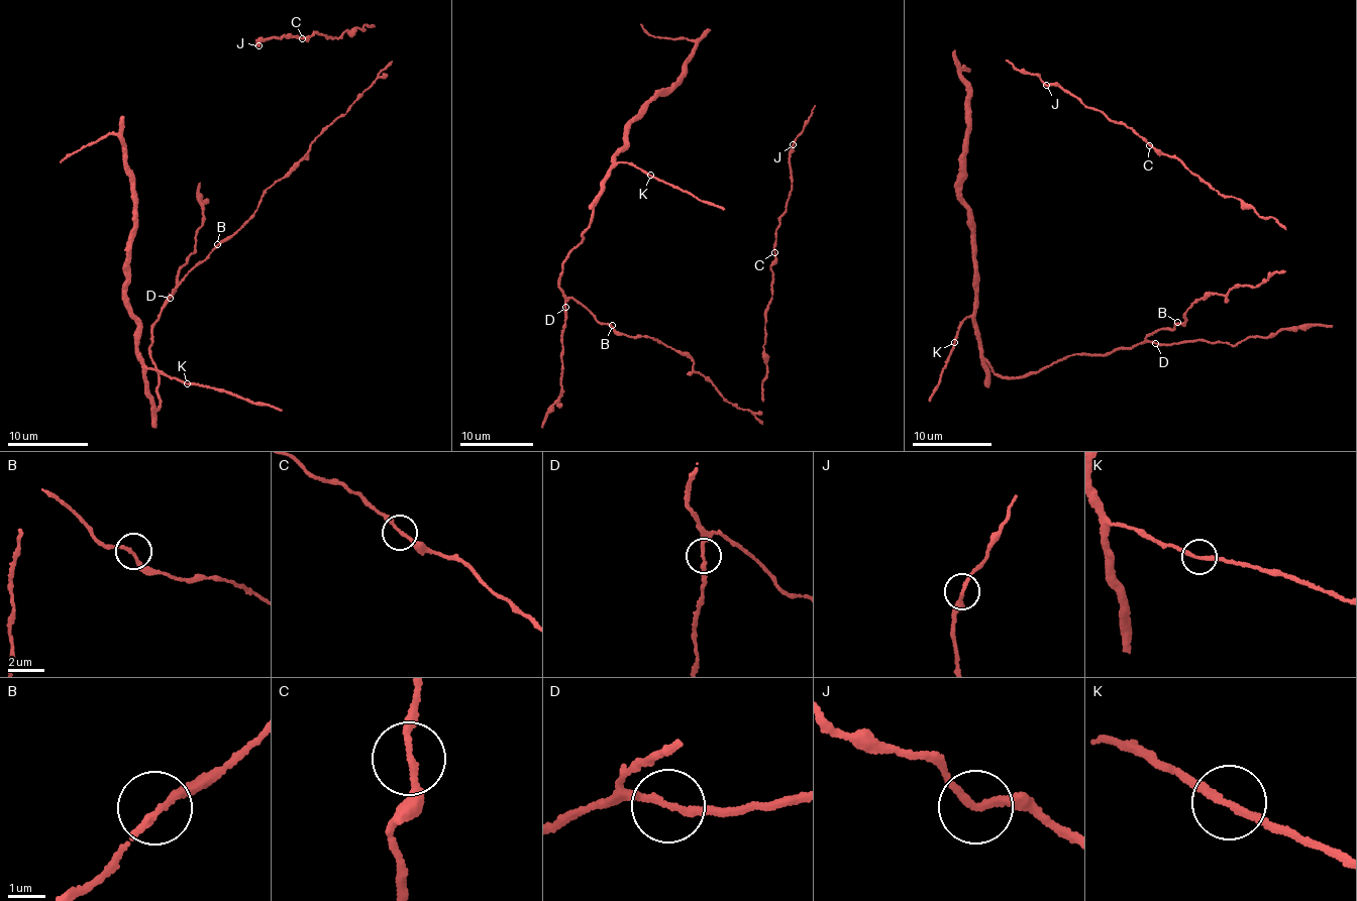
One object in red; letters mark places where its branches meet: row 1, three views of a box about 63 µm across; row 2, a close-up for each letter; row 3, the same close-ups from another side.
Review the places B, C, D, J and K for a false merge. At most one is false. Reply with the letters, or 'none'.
none

